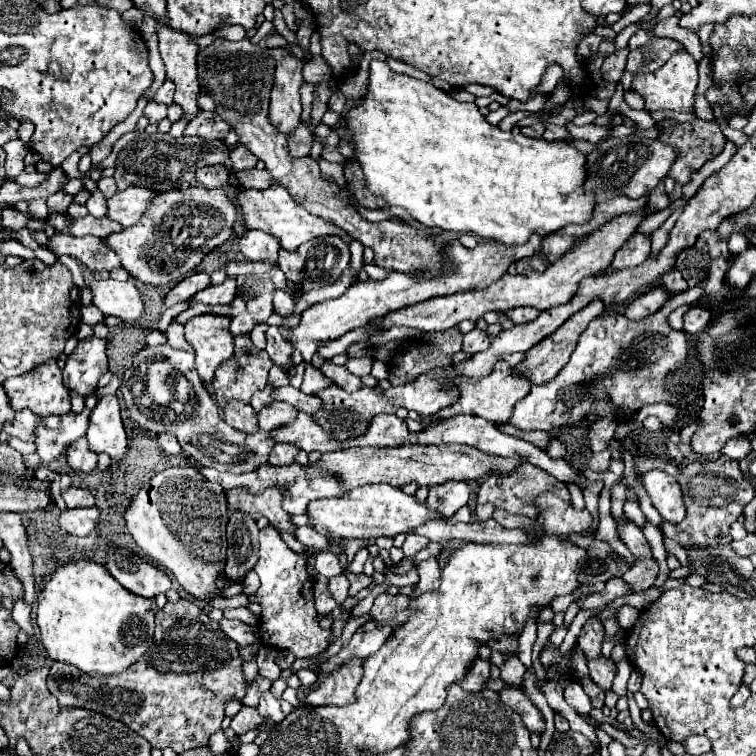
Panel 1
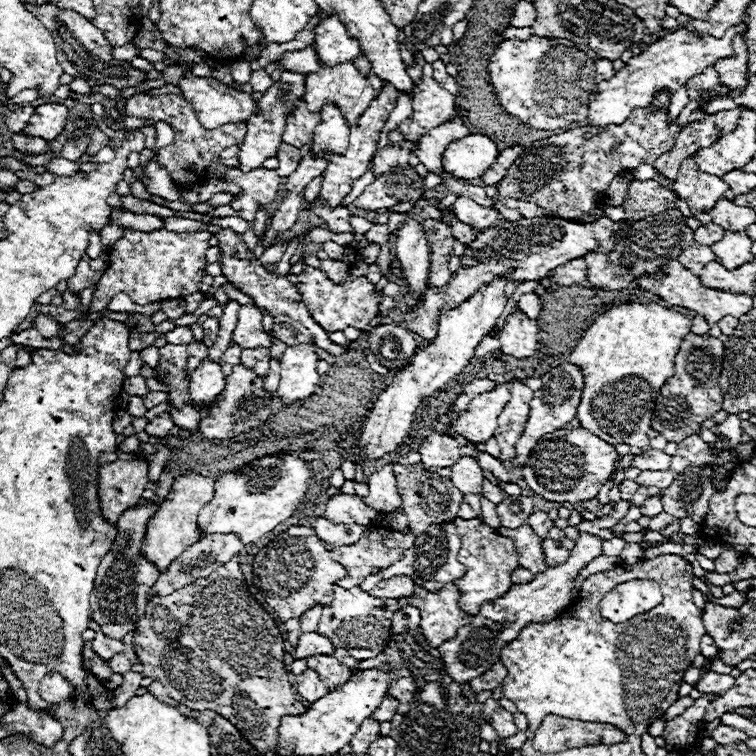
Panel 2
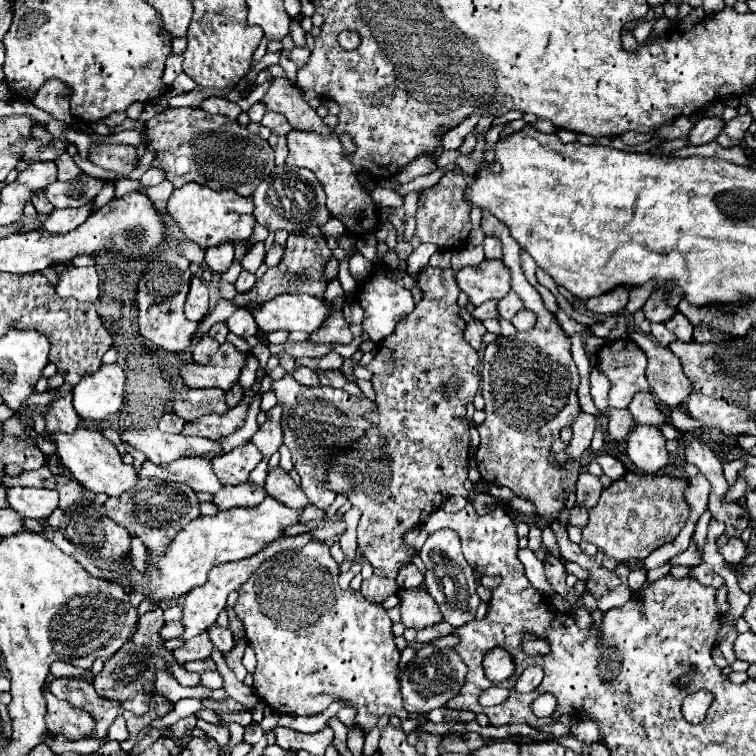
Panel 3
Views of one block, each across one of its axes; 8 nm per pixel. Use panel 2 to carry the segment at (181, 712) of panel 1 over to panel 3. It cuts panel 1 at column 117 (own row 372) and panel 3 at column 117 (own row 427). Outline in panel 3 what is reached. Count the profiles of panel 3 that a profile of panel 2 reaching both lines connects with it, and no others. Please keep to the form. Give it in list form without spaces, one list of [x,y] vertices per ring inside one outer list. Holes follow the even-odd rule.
[[[150,600],[152,602],[152,610],[142,614],[140,620],[138,620],[138,628],[136,632],[132,634],[132,638],[104,664],[102,672],[94,678],[94,688],[96,692],[102,696],[102,698],[108,698],[108,700],[116,700],[116,702],[126,702],[128,698],[136,696],[136,694],[144,694],[144,686],[156,682],[156,672],[158,670],[168,670],[166,662],[172,664],[176,662],[174,660],[174,652],[164,648],[164,638],[160,636],[160,630],[162,626],[166,624],[164,622],[164,610],[160,608],[158,602]]]

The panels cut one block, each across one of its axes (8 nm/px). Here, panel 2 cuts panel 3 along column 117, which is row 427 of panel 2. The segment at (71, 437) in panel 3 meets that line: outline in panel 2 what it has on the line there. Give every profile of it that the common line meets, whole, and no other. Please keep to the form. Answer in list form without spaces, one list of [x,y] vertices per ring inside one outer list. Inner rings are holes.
[[[508,380],[504,384],[498,384],[494,390],[484,392],[482,396],[476,396],[470,406],[460,412],[460,416],[450,422],[452,434],[460,434],[466,440],[474,444],[482,444],[488,438],[494,436],[494,430],[498,426],[498,416],[510,400],[510,386],[514,380]]]

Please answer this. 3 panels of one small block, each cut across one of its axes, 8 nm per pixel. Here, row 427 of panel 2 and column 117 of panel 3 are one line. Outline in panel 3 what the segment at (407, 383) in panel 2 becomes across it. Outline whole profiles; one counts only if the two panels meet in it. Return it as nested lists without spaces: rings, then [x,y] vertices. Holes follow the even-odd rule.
[[[102,364],[98,372],[84,376],[72,390],[74,408],[78,410],[78,416],[84,420],[104,420],[108,414],[118,412],[124,400],[124,382],[126,374],[118,364]]]

